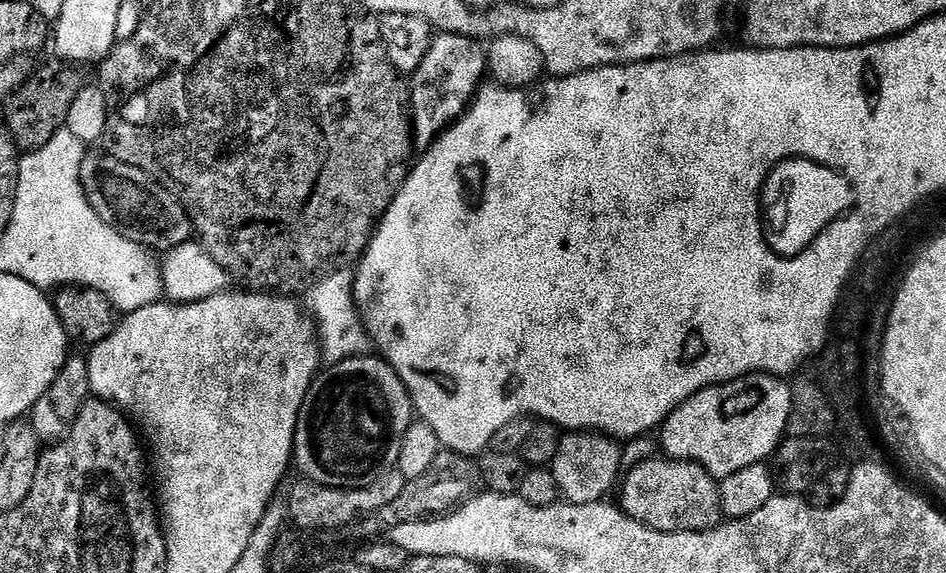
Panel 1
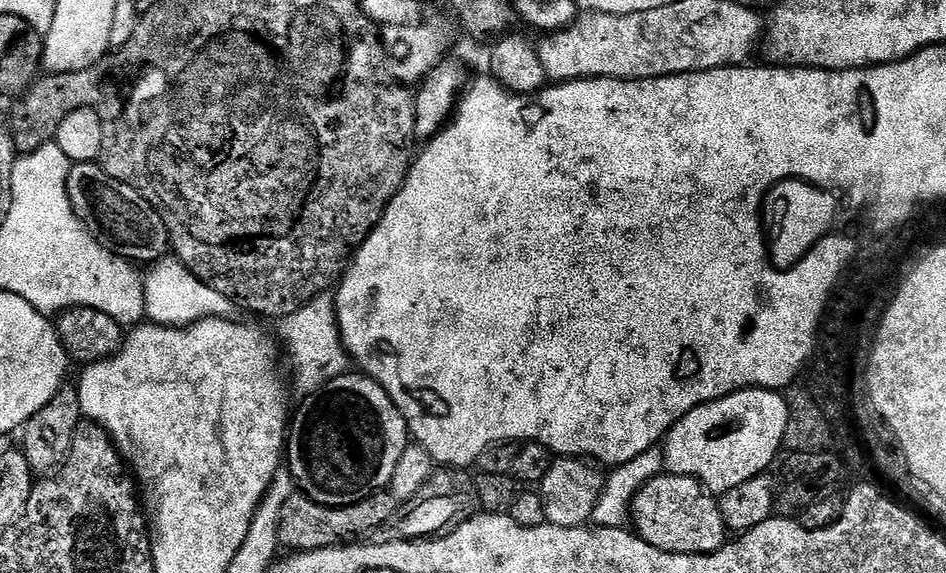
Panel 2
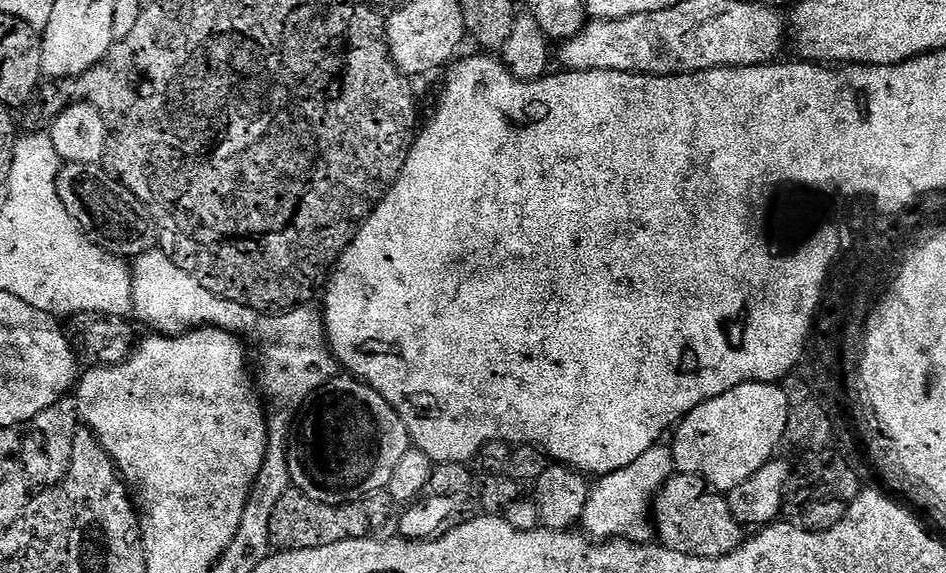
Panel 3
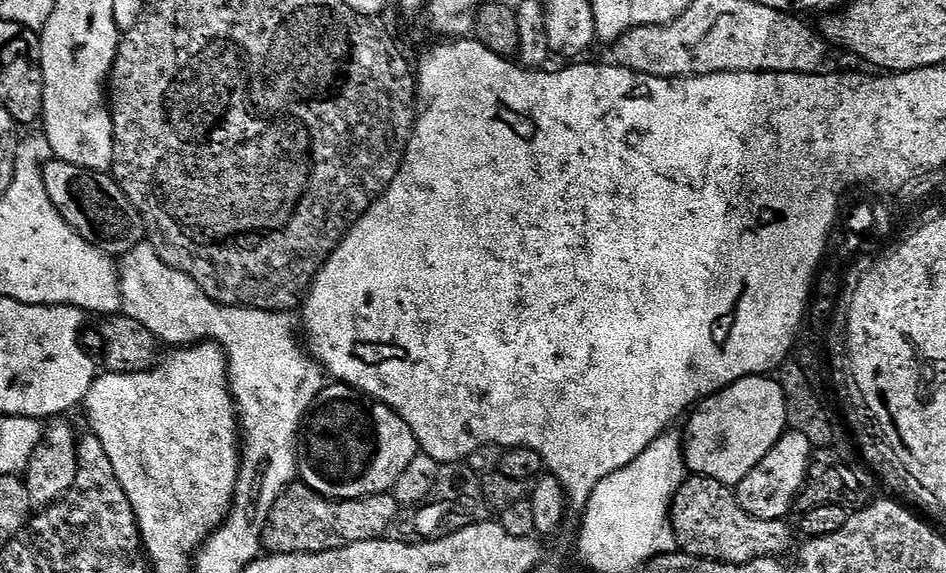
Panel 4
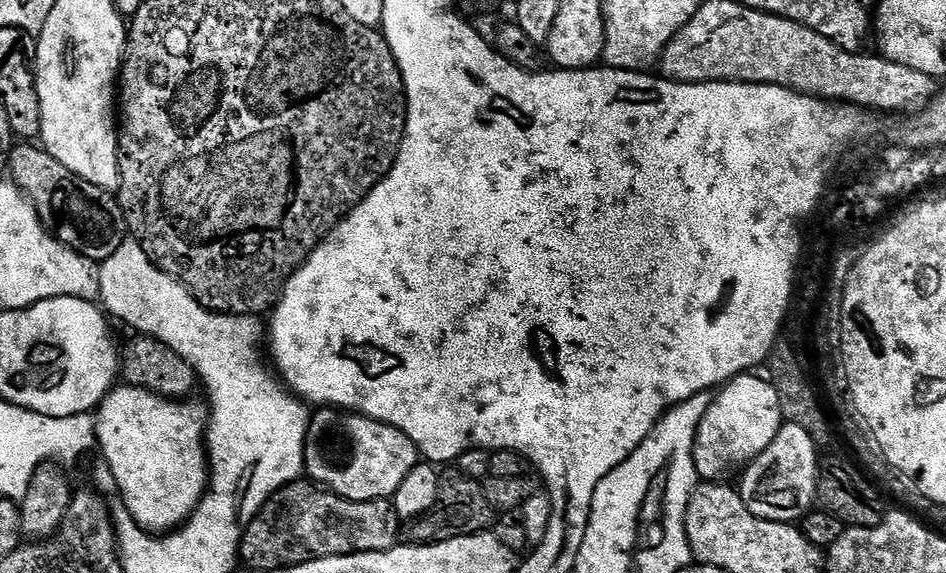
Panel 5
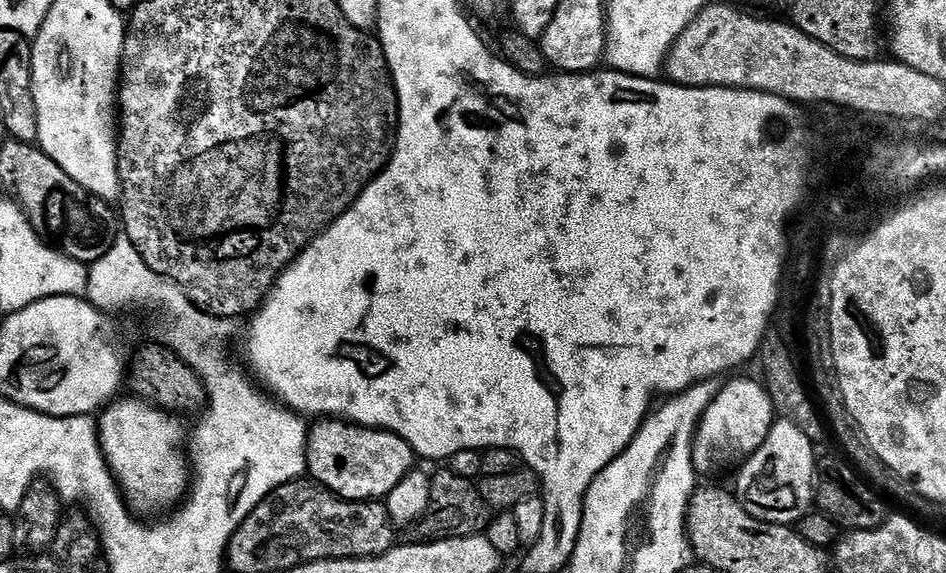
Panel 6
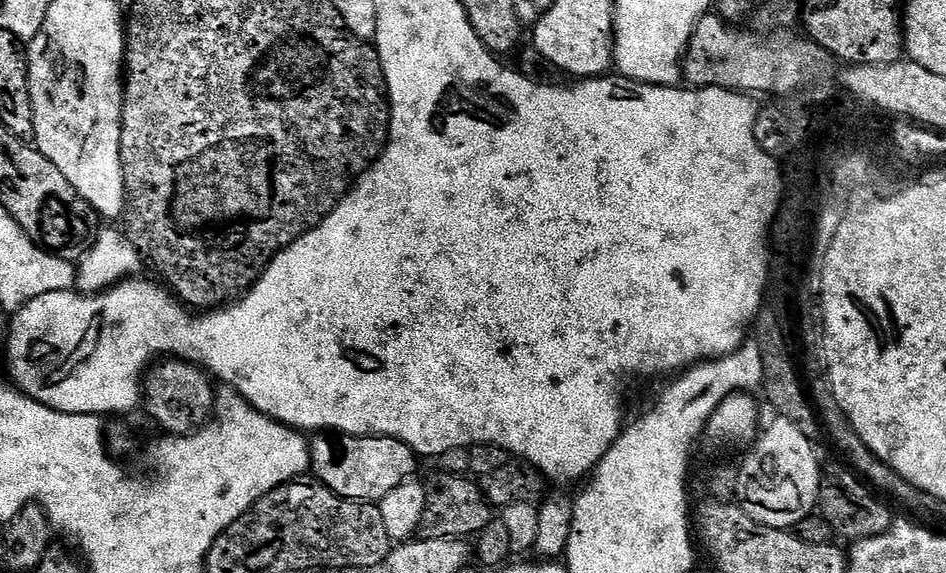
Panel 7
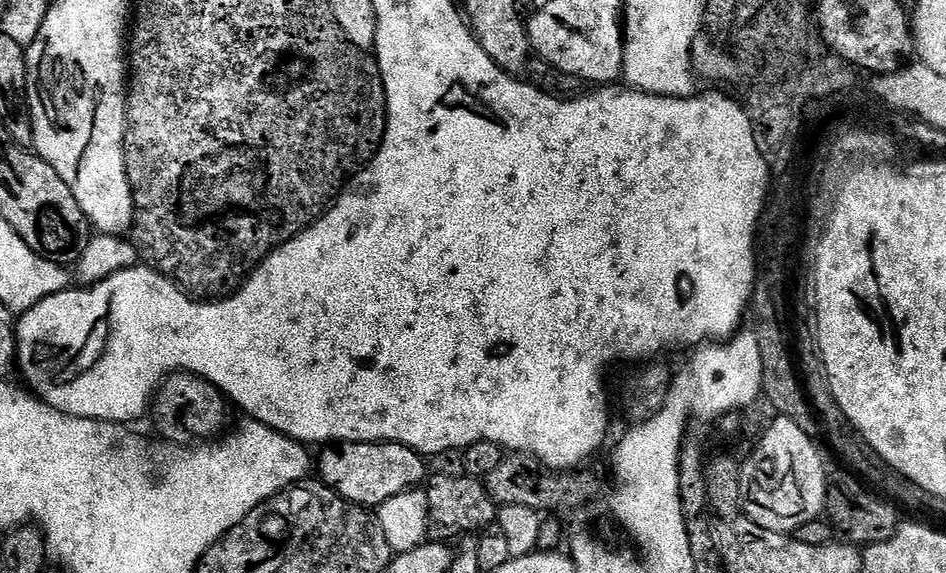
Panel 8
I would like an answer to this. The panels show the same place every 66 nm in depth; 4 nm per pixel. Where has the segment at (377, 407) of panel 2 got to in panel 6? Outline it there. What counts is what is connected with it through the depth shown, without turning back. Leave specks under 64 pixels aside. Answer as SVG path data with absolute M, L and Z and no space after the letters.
M324 418L313 423L307 433L307 471L312 472L311 479L319 487L327 488L344 500L383 501L394 490L394 486L402 482L404 475L413 471L412 460L414 453L410 445L400 436L386 432L383 428L362 428L339 418Z

